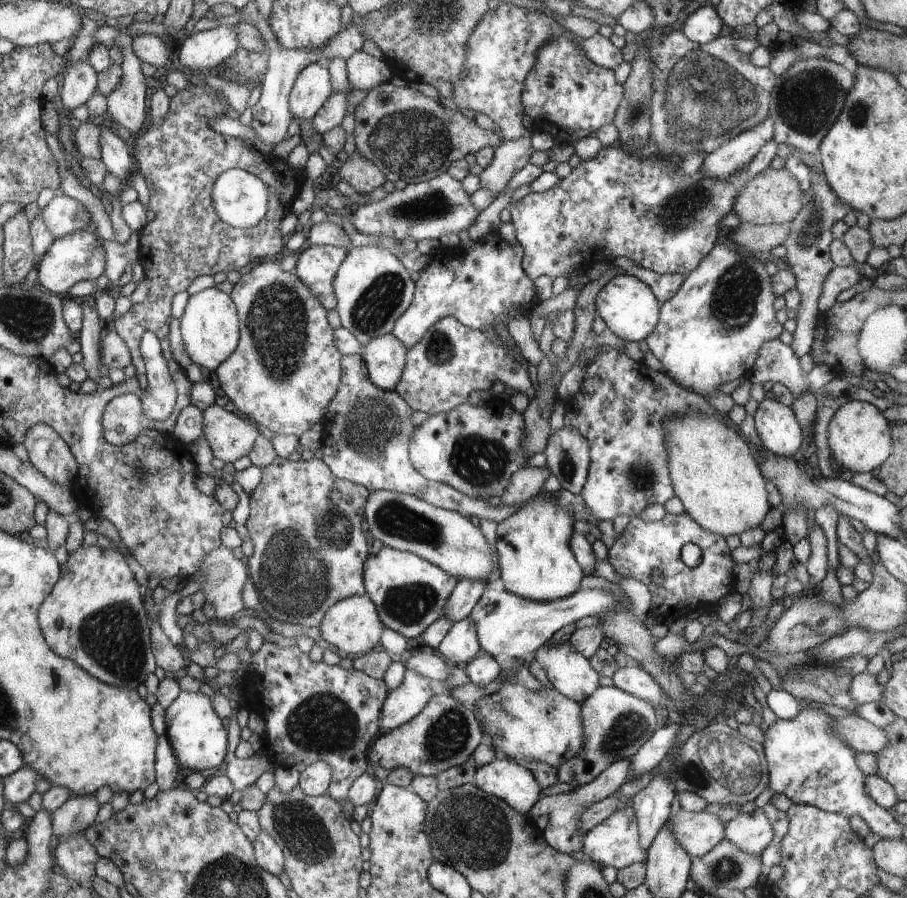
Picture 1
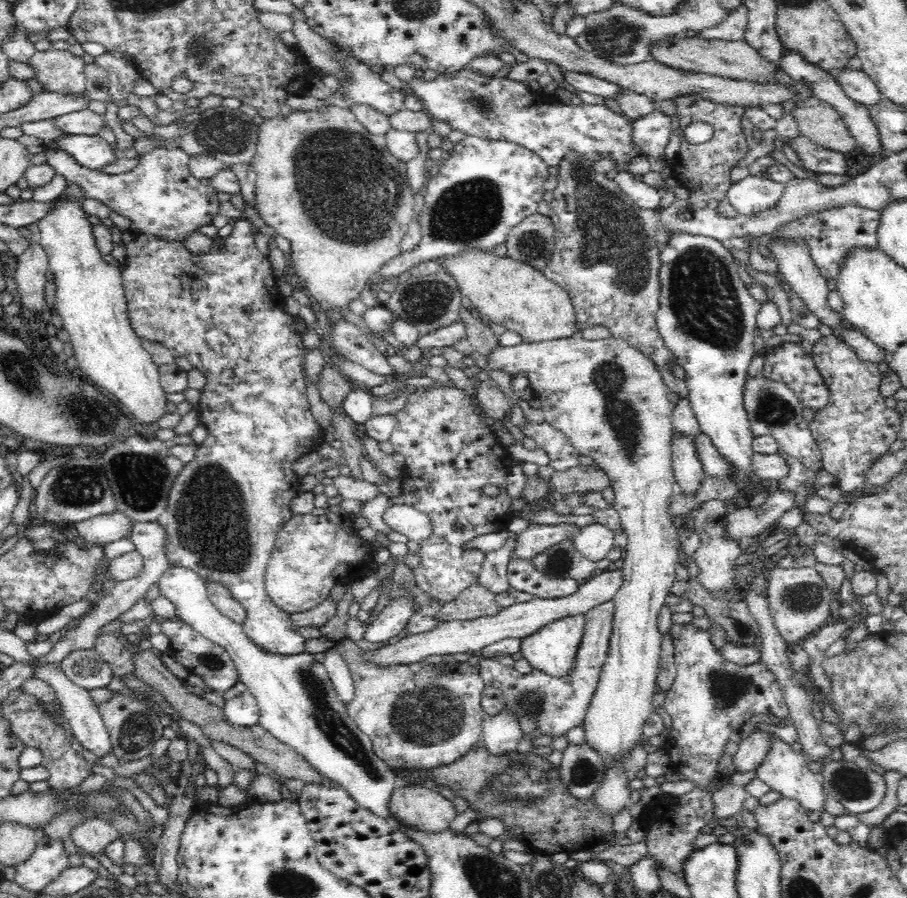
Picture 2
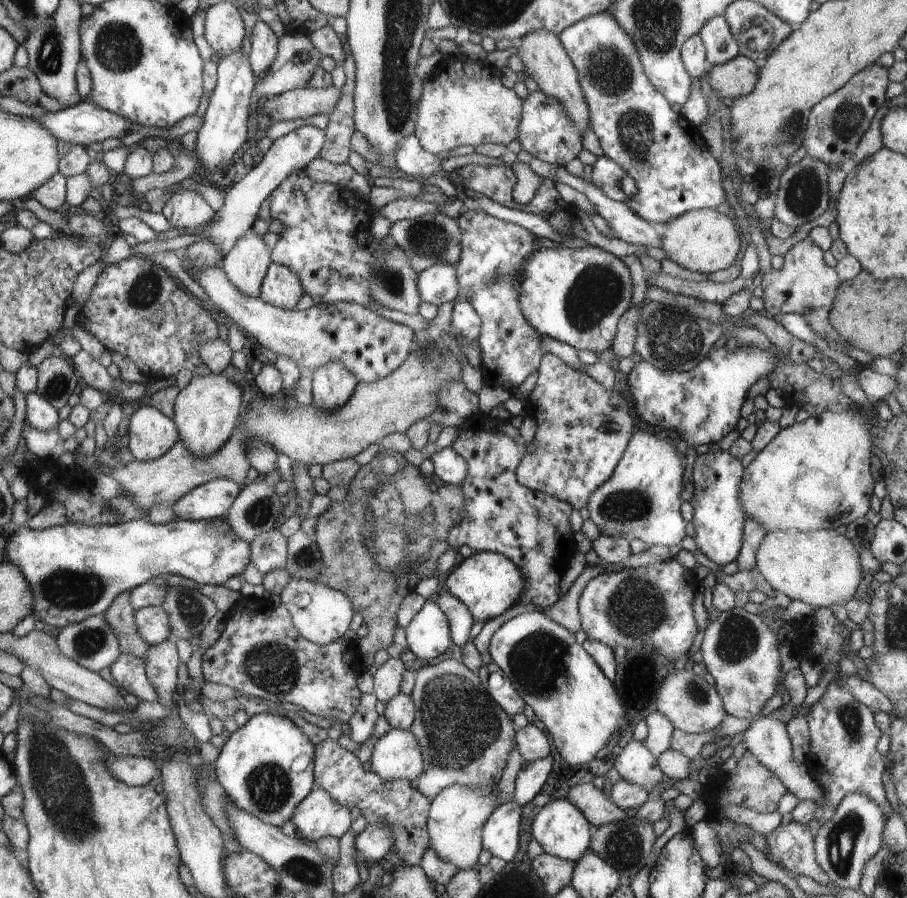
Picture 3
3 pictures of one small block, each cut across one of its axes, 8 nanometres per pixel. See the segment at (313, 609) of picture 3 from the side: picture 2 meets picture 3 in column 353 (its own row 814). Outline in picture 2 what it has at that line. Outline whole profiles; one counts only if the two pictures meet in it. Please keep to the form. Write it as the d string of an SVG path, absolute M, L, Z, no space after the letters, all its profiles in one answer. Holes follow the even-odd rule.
M578 332L570 338L546 342L522 341L512 347L499 345L486 359L486 370L502 370L509 375L526 372L533 398L540 401L545 421L564 434L578 454L593 458L595 464L612 479L611 486L615 492L613 507L619 512L621 526L627 534L628 554L622 568L623 586L613 599L615 614L613 632L608 642L608 656L602 666L599 686L585 714L583 726L586 742L604 758L604 778L591 799L595 798L595 804L603 814L614 818L626 808L626 802L630 800L630 777L622 770L622 758L630 754L630 750L642 740L644 723L648 714L653 712L652 702L657 685L663 635L659 632L659 613L669 596L672 584L677 580L676 564L680 549L677 537L682 526L668 510L675 478L671 457L673 405L668 400L669 388L652 360L629 346L626 341L612 336L591 341Z

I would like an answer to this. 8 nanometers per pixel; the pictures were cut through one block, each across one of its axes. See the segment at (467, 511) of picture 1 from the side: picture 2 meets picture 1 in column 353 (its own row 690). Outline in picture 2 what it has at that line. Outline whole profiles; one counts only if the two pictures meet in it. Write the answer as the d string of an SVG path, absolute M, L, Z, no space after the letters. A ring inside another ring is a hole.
M345 637L335 649L348 665L355 698L347 705L348 714L360 730L372 739L372 749L391 768L432 770L460 760L482 740L482 680L478 665L456 660L429 664L426 661L374 665L364 657L355 641Z

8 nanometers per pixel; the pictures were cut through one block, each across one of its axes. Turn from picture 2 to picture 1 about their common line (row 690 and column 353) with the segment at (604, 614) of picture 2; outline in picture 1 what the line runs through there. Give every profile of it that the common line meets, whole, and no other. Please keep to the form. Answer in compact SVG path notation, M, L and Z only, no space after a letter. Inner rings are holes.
M312 455L298 462L277 457L262 469L262 478L249 495L250 516L246 528L254 544L254 554L245 560L263 610L272 619L302 628L320 628L326 612L334 604L365 594L368 542L364 536L364 508L371 495L364 486L334 476L324 461Z

